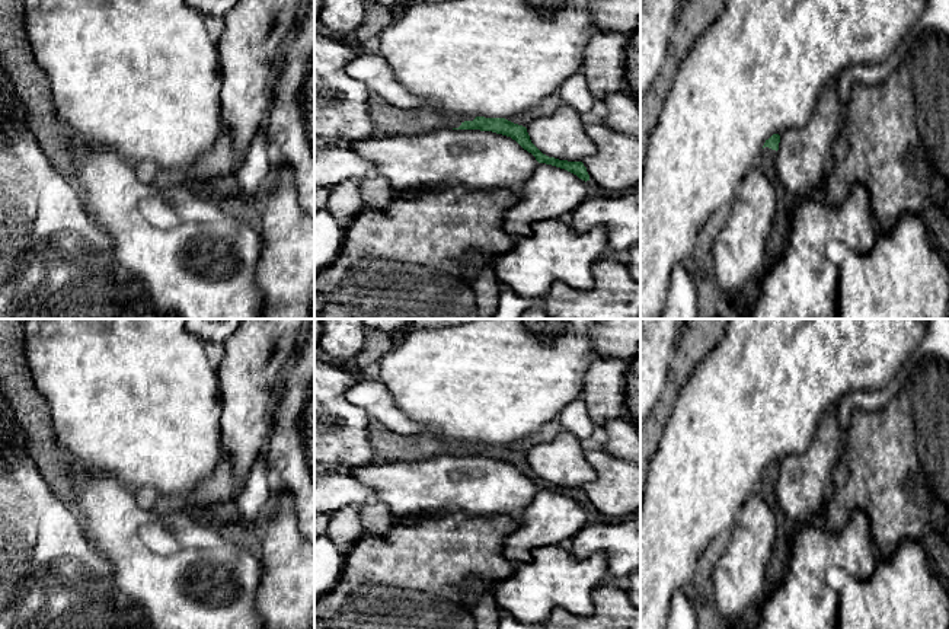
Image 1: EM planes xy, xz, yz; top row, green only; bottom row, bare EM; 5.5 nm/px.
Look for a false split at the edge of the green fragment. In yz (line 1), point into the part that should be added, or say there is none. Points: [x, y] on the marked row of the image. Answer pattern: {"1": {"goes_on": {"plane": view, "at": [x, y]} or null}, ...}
{"1": {"goes_on": {"plane": "yz", "at": [779, 236]}}}

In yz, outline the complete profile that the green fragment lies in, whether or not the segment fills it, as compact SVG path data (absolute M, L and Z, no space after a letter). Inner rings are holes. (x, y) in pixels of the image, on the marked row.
M773 134L769 140L766 140L763 146L763 151L758 159L760 169L773 185L777 197L774 223L766 245L766 258L769 265L777 262L782 258L786 246L789 245L790 232L792 232L790 220L792 220L793 198L782 185L774 166L779 143L780 143L780 135Z

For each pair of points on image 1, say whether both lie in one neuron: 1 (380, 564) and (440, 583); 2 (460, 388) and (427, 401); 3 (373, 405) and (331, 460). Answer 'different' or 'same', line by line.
1: same
2: same
3: different

